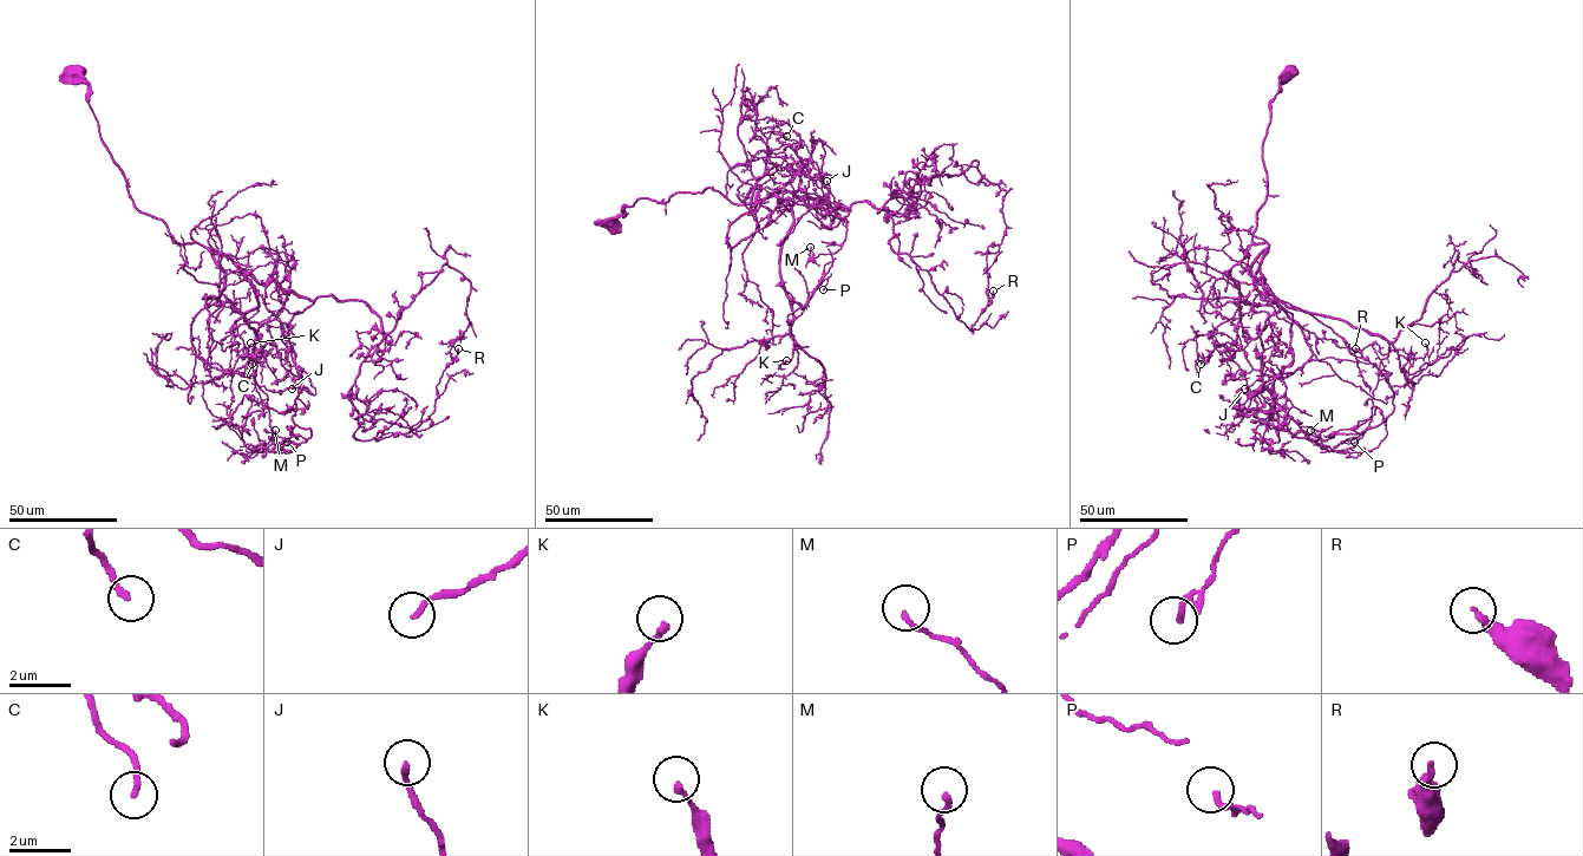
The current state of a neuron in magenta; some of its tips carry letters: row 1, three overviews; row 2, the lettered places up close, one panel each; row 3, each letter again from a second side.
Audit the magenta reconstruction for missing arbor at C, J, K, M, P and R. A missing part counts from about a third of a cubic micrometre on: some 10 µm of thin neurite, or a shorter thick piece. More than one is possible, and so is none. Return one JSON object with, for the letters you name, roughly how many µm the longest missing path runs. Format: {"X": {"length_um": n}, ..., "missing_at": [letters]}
{"J": {"length_um": 8}, "K": {"length_um": 15}, "missing_at": ["J", "K"]}

